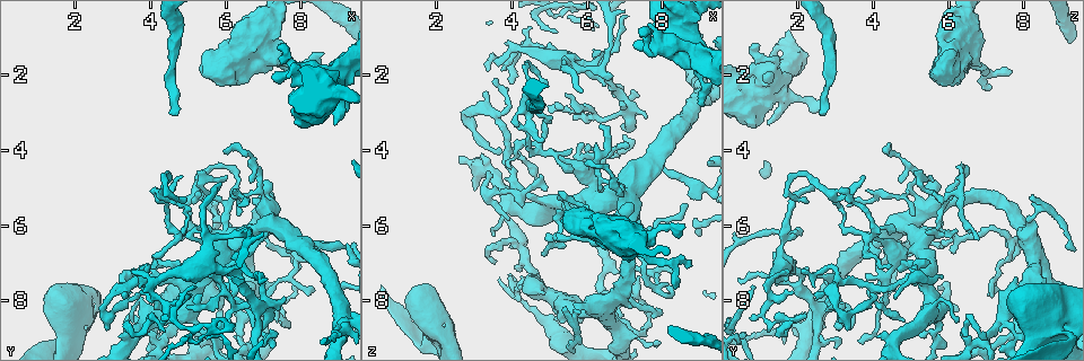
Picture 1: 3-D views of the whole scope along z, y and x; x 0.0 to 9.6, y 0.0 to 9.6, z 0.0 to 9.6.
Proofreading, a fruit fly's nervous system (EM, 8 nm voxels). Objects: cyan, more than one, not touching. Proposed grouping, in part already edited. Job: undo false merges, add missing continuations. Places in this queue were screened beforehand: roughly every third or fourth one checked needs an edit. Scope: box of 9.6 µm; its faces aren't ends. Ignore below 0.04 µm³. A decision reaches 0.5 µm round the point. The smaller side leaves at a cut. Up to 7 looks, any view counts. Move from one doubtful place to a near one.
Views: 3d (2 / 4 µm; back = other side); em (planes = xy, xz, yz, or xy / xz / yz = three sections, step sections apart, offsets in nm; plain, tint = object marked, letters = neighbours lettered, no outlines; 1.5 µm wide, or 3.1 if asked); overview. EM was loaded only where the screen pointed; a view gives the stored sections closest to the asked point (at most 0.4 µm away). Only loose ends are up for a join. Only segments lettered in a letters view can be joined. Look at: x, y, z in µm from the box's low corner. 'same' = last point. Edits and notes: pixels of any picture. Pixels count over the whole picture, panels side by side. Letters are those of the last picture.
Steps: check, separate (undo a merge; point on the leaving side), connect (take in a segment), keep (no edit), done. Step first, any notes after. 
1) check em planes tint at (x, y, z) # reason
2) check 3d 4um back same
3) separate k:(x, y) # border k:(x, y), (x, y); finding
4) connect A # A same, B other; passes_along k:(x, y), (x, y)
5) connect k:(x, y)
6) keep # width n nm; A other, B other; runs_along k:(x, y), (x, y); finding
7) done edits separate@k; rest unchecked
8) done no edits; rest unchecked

check em xz step 8 tint at (4.50, 3.05, 2.65) # free end

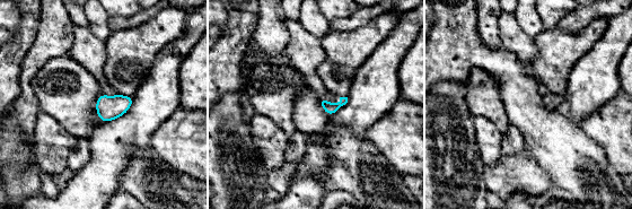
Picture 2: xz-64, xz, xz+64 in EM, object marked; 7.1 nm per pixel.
check em planes letters same

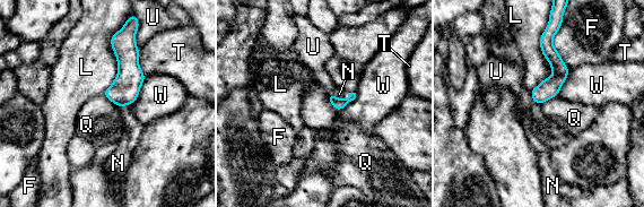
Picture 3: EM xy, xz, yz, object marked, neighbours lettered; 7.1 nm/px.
connect N # F other, L other, N same, Q other, T other, U other, W other; passes_along 3:(337, 103), (340, 98), (339, 94); it goes on there

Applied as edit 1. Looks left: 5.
check em planes tint at (4.20, 8.85, 7.70) # sharp bend

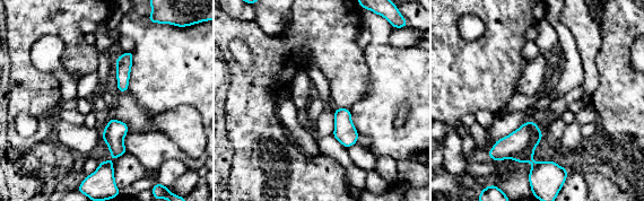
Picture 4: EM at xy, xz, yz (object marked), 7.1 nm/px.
check em planes letters same

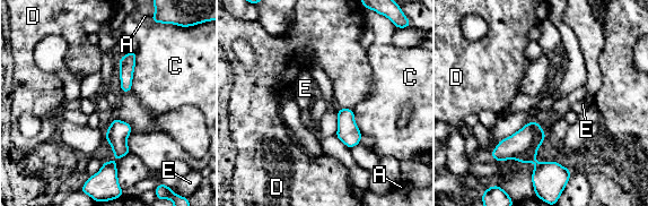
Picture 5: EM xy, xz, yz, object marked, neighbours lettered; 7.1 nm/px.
keep # A other, C other, D other, E other; border 5:(137, 52), (131, 88); all the same cell

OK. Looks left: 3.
check em xy step 4 tint at (8.25, 6.65, 7.90)

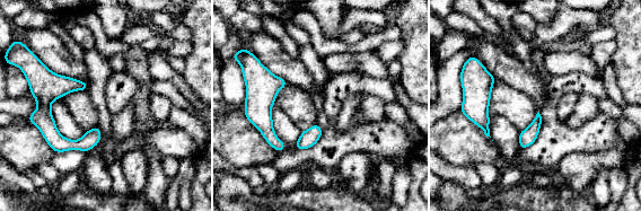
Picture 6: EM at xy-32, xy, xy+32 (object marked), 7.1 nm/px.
check em planes letters same

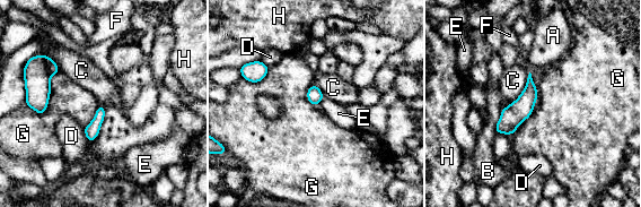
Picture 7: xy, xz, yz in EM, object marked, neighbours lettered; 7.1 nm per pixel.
keep # width 110 nm; A other, B other, C other, D other, E other, F other, G other, H other; runs_along 7:(529, 80), (526, 102), (498, 130); no lettered segment goes on from it

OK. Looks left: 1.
done edits connect@3; rest unchecked

